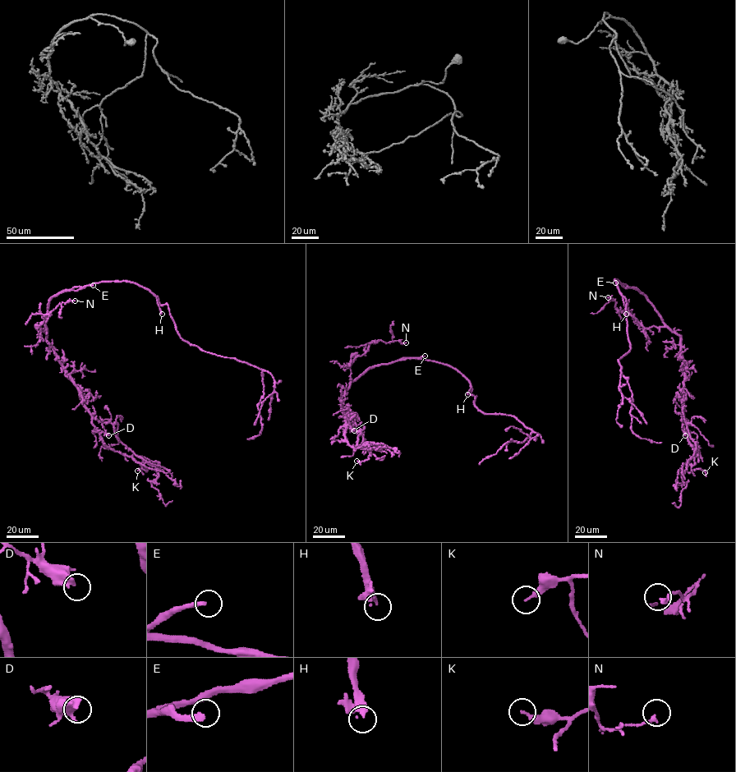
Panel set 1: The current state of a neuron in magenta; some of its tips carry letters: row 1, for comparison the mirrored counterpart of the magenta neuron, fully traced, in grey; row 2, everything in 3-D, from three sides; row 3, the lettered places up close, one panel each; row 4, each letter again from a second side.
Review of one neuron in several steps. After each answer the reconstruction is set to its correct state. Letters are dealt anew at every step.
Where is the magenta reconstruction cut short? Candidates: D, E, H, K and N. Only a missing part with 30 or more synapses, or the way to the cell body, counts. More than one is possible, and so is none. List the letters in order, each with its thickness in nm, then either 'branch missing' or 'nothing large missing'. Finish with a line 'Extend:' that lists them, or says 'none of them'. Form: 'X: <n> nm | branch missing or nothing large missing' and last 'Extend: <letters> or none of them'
D: 440 nm | nothing large missing
E: 260 nm | branch missing
H: 400 nm | branch missing
K: 200 nm | nothing large missing
N: 170 nm | nothing large missing
Extend: E, H

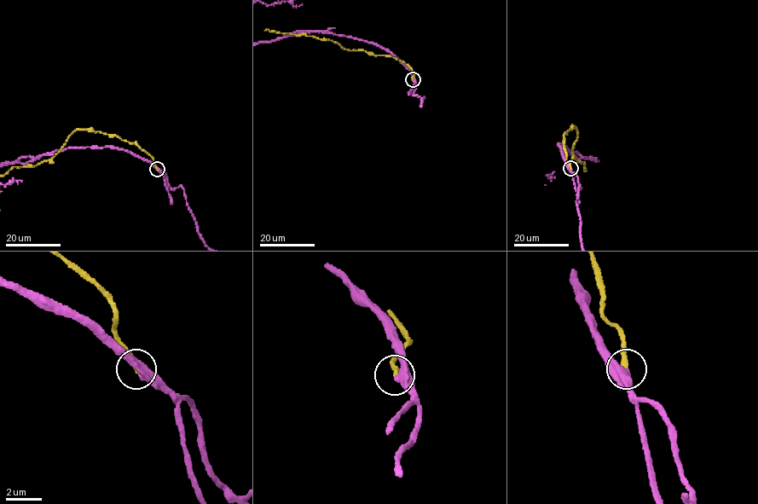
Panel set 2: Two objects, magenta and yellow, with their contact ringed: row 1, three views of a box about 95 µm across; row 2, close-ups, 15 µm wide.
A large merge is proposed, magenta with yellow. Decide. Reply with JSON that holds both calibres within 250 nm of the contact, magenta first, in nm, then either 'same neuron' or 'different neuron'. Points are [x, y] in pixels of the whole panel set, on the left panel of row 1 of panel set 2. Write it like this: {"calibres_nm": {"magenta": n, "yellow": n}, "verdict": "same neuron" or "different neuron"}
{"calibres_nm": {"magenta": 440, "yellow": 240}, "verdict": "different neuron"}

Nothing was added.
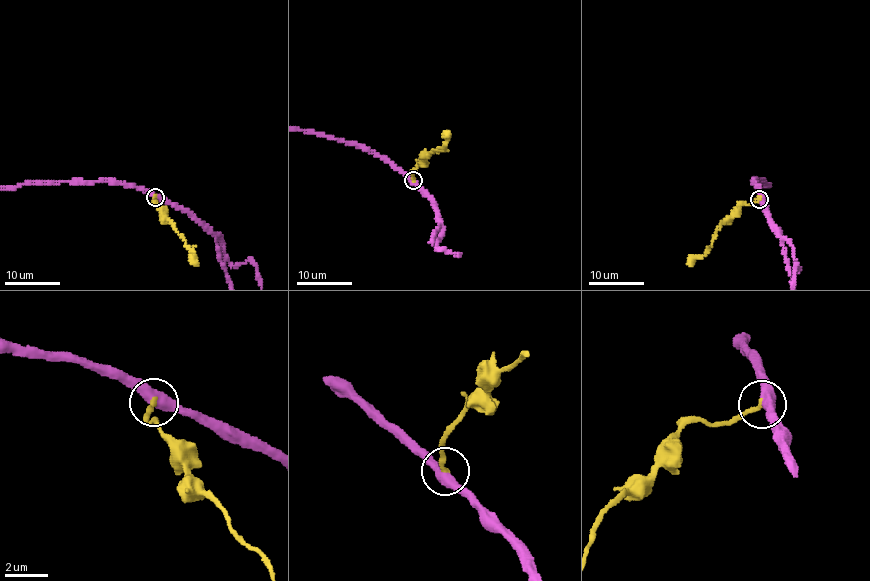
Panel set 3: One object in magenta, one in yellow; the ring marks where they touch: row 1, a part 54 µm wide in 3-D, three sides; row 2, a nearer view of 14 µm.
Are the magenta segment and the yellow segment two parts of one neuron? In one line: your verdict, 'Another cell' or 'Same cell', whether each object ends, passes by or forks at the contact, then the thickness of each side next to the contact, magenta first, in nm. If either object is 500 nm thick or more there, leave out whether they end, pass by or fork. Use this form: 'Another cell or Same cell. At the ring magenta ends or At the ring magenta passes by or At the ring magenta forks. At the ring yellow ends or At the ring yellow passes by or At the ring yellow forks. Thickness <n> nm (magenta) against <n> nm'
Another cell. At the ring magenta passes by. At the ring yellow ends. Thickness 480 nm (magenta) against 260 nm

